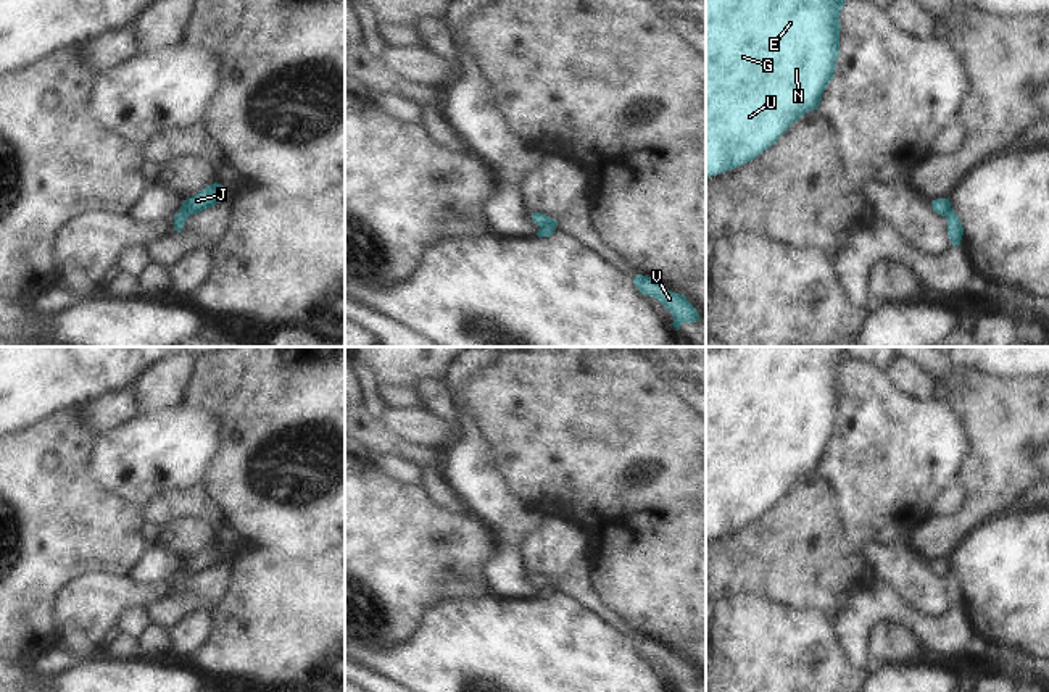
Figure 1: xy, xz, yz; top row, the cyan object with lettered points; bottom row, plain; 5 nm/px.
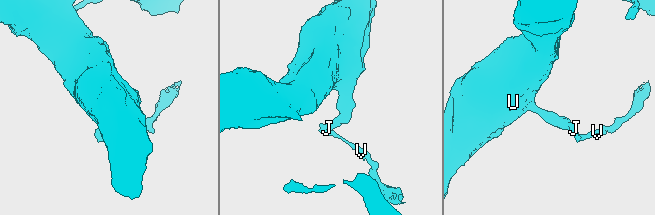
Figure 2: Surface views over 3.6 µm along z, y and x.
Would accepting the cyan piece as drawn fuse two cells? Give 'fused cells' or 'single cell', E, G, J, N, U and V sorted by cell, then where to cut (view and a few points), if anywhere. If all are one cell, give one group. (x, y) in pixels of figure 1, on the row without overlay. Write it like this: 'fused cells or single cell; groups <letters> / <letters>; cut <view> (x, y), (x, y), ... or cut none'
fused cells; groups E G J N U / V; cut xz (540, 586), (550, 586), (555, 591)

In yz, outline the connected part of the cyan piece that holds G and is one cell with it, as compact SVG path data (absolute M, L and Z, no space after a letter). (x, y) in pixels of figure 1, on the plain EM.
M706 347L706 540L735 531L773 506L806 474L817 471L840 418L840 374L851 347Z

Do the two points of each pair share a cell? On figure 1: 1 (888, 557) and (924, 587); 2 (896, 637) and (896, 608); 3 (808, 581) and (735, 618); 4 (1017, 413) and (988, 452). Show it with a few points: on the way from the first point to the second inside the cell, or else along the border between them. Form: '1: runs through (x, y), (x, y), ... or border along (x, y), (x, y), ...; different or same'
1: runs through (896, 563), (916, 579); same
2: border along (869, 634), (885, 625), (901, 625), (924, 650); different
3: border along (733, 594), (756, 594), (780, 604), (808, 607); different
4: runs through (1007, 423), (999, 431), (998, 442); same

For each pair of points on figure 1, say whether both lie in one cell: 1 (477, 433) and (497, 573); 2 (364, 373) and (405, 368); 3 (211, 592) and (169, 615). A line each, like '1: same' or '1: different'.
1: same
2: different
3: same

